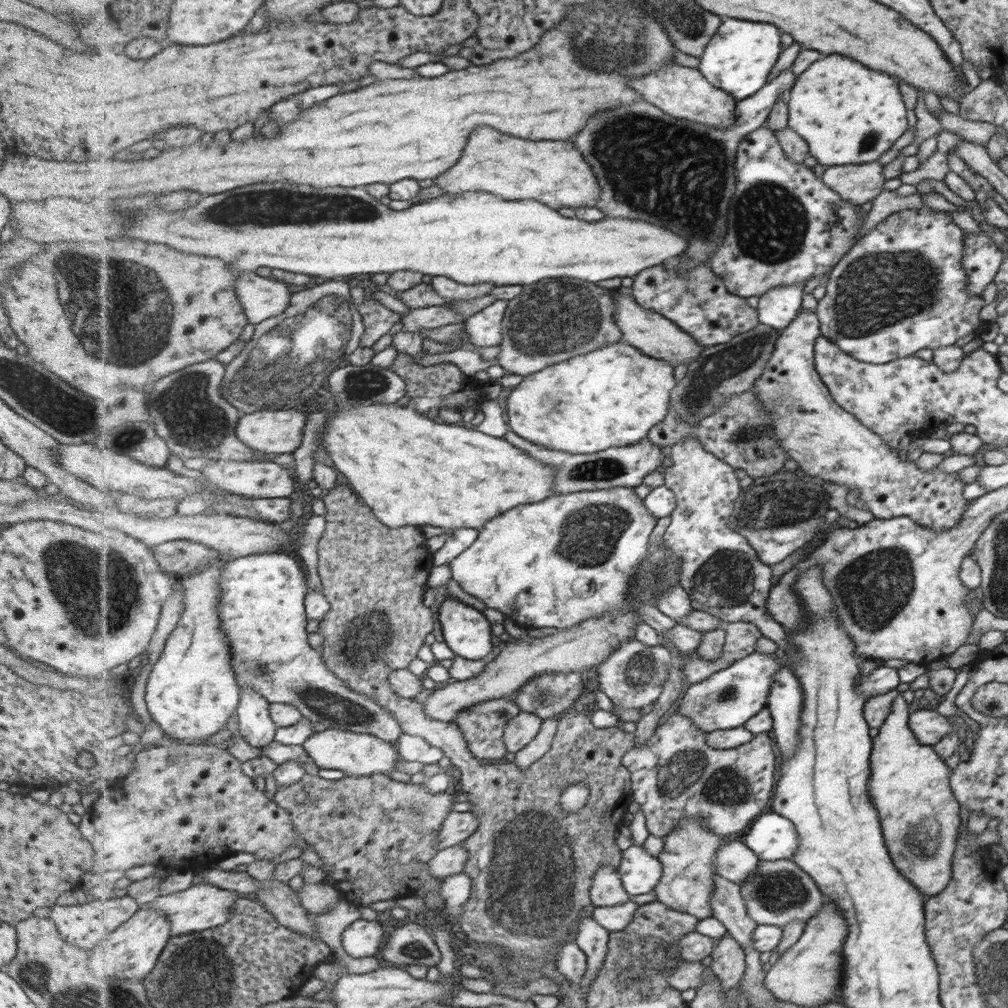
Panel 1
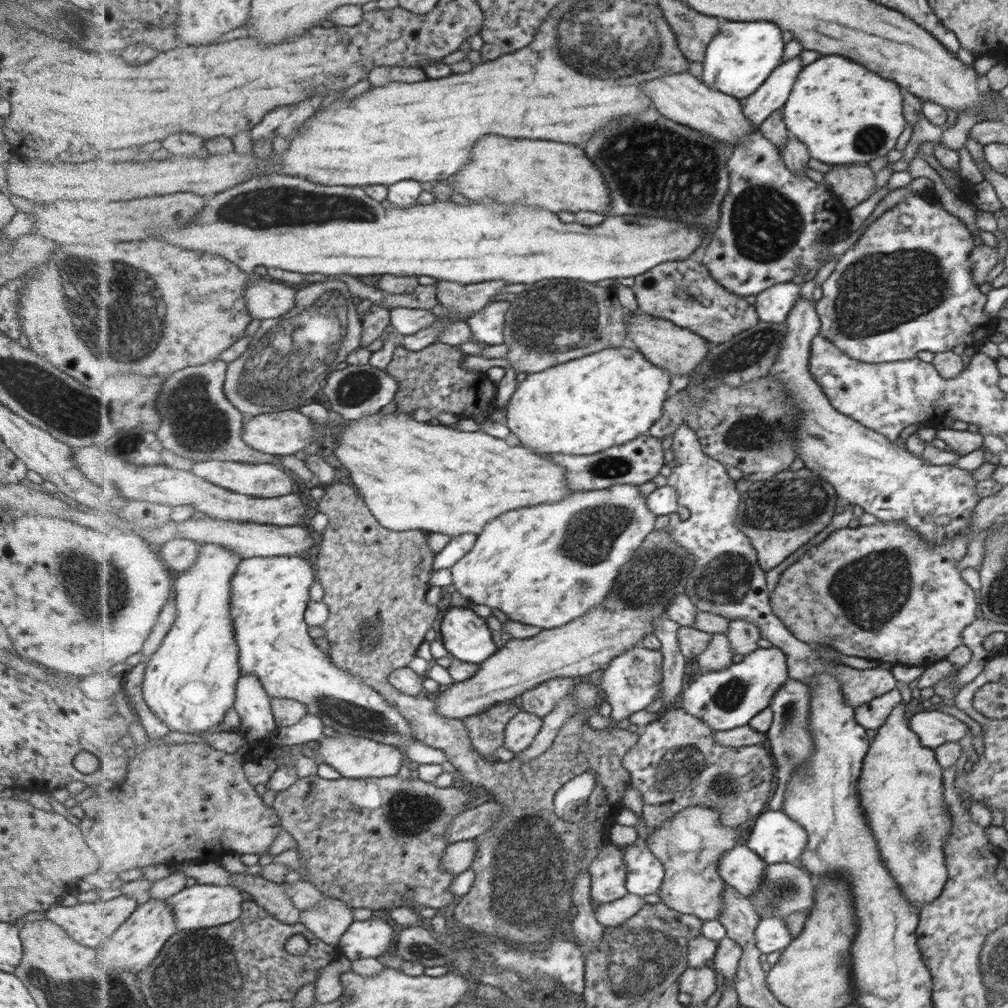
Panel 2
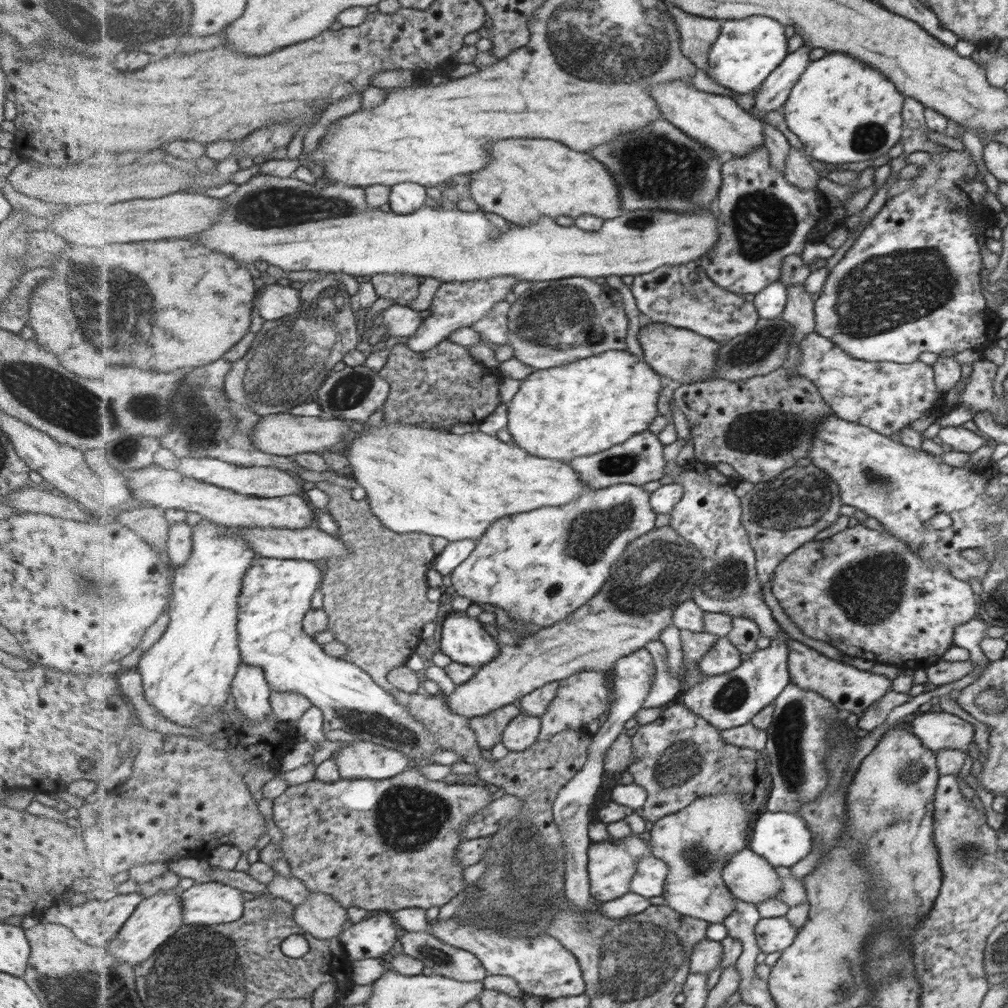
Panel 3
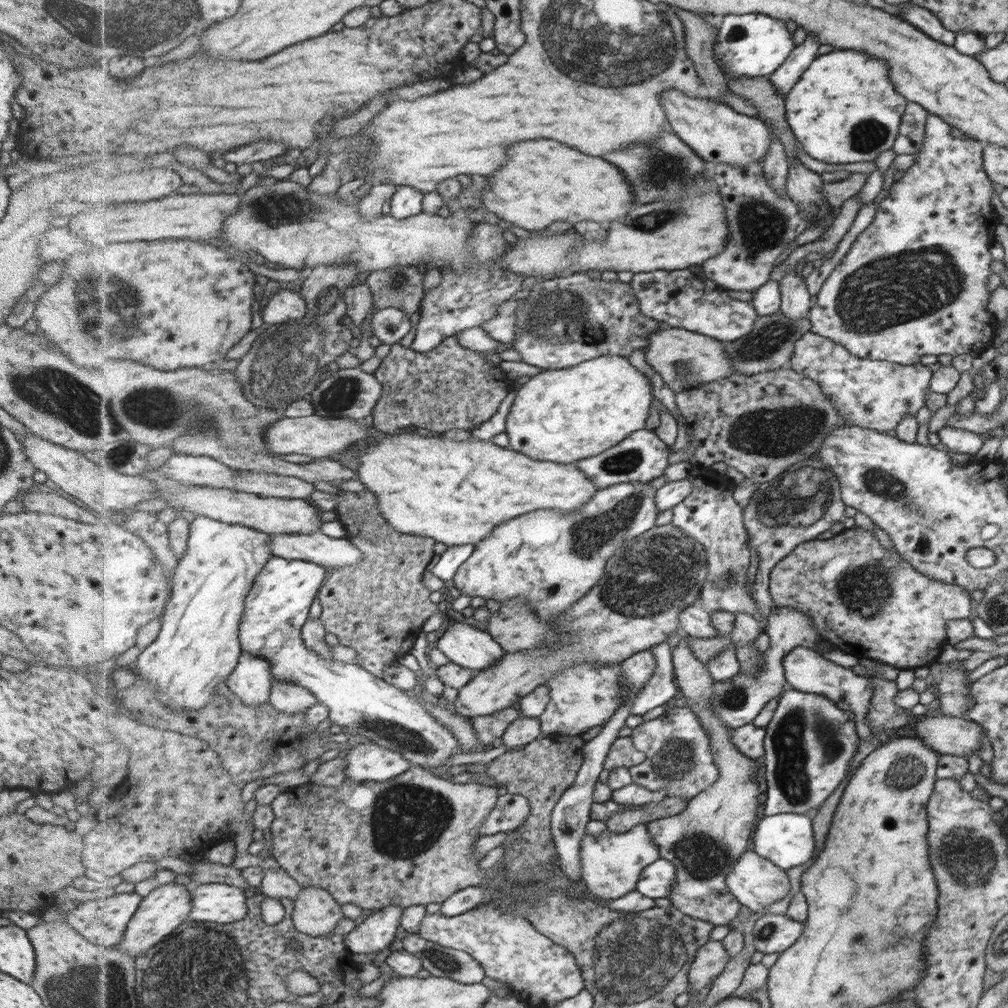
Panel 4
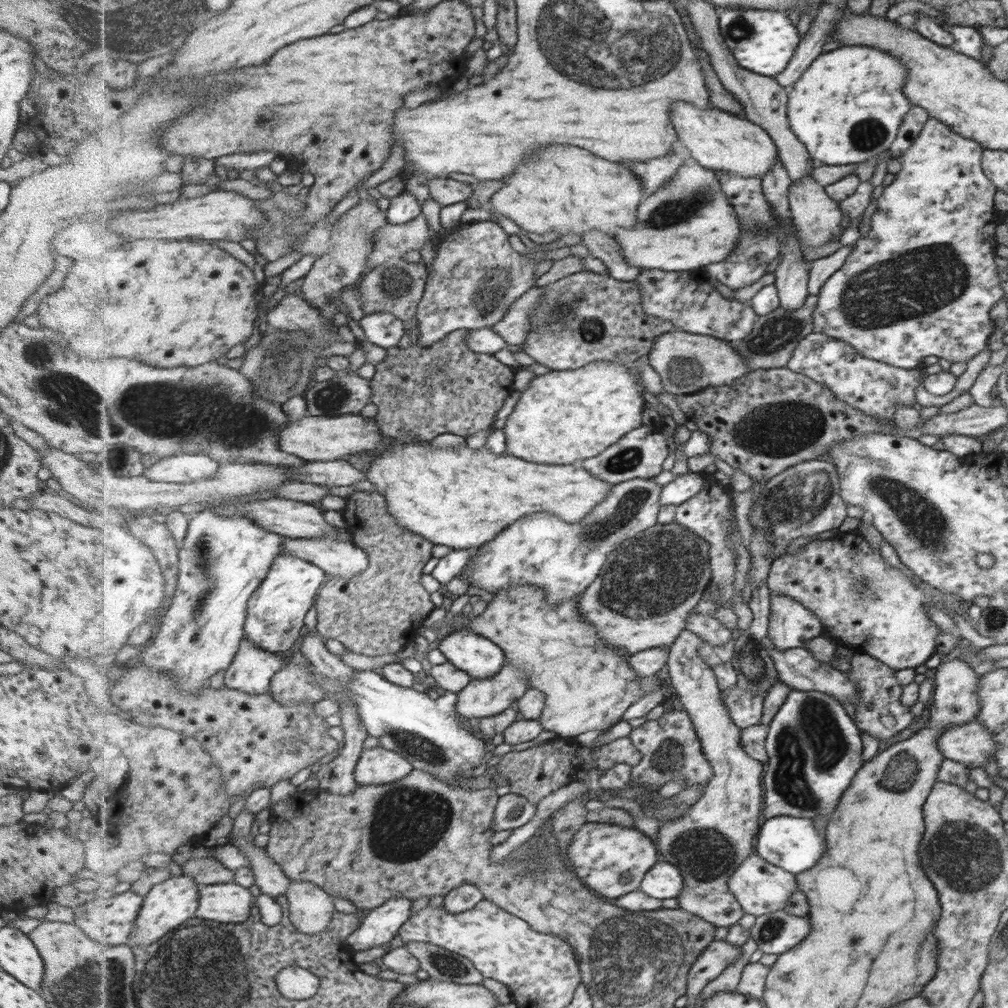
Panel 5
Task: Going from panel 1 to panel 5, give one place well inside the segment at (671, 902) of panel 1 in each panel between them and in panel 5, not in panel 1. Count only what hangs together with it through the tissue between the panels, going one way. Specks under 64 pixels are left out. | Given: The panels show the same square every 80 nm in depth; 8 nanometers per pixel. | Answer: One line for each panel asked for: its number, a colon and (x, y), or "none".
2: (691, 844)
3: (697, 843)
4: (704, 841)
5: (716, 836)

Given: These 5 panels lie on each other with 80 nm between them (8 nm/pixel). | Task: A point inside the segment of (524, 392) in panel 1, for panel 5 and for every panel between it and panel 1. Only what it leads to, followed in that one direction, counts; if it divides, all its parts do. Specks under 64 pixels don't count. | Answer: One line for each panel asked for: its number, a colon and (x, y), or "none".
2: (585, 406)
3: (580, 409)
4: (566, 415)
5: (565, 417)

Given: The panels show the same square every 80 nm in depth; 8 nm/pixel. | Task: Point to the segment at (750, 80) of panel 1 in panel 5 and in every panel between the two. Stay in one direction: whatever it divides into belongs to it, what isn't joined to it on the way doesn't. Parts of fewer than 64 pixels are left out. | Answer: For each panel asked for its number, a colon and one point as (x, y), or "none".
2: (740, 58)
3: (747, 50)
4: (753, 45)
5: (763, 41)

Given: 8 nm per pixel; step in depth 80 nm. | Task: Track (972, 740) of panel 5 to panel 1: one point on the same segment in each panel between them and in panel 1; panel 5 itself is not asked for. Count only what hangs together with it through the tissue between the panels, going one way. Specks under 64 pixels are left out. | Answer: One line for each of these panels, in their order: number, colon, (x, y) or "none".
1: (929, 728)
2: (933, 728)
3: (935, 731)
4: (945, 734)

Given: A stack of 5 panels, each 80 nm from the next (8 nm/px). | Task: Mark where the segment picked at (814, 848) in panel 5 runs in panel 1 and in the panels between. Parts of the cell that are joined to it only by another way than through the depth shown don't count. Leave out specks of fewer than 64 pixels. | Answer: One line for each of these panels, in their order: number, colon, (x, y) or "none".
1: (773, 837)
2: (777, 838)
3: (782, 839)
4: (786, 840)

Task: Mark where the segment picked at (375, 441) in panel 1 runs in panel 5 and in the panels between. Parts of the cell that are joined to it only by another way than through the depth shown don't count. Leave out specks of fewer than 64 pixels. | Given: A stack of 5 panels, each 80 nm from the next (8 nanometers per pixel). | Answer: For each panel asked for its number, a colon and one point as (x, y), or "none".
2: (415, 476)
3: (470, 480)
4: (454, 491)
5: (461, 498)

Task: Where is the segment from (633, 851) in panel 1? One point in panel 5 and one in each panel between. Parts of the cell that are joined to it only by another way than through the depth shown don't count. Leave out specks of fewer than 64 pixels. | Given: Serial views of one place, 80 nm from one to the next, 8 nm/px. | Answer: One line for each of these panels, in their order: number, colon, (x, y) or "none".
2: (646, 873)
3: (650, 879)
4: (659, 878)
5: (664, 880)

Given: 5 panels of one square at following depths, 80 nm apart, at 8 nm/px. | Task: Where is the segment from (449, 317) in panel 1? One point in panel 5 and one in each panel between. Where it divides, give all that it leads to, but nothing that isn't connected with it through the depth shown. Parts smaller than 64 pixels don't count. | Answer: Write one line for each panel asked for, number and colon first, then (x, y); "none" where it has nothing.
2: (404, 321)
3: (400, 321)
4: (389, 325)
5: (385, 330)

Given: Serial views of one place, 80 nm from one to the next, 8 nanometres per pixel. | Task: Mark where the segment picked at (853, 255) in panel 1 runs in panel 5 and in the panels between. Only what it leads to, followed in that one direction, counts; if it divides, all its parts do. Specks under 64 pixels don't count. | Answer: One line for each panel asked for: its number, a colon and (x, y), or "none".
2: (877, 313)
3: (909, 283)
4: (914, 282)
5: (920, 282)

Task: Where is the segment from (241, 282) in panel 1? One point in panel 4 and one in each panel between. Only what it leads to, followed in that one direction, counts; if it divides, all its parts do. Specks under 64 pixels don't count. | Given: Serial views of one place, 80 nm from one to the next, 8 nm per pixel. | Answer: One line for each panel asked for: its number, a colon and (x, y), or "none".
2: (265, 299)
3: (276, 301)
4: (284, 305)

